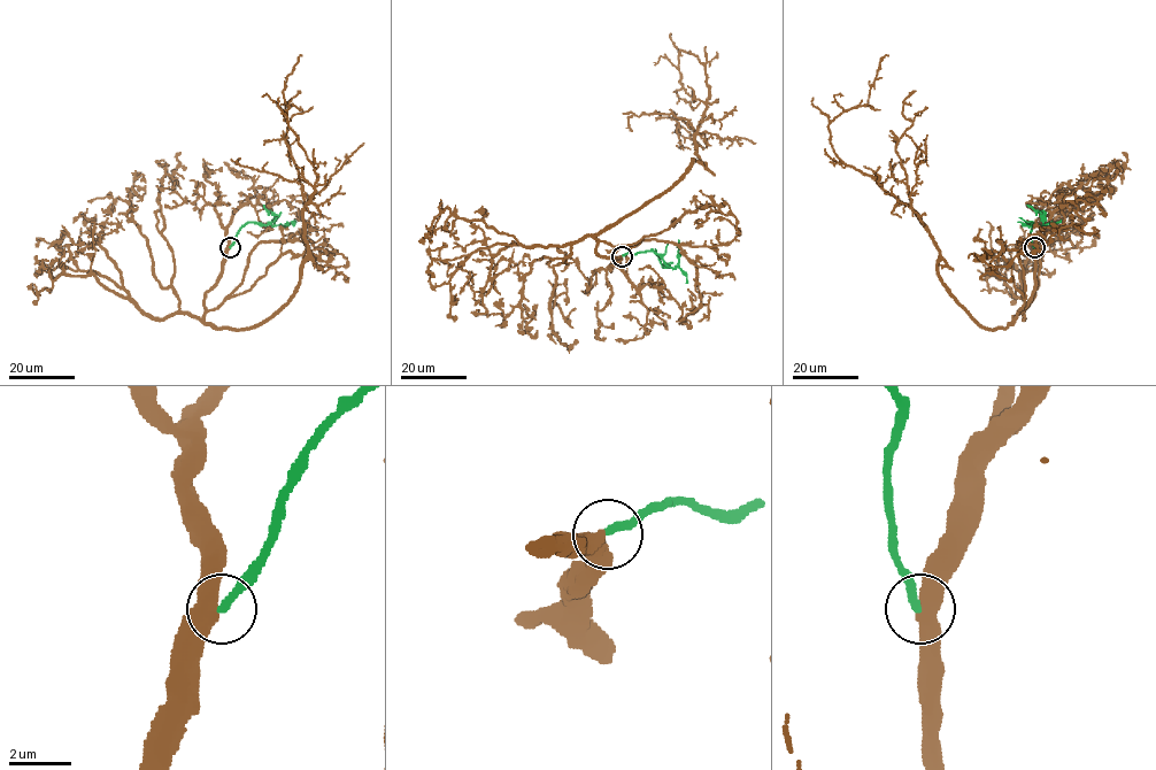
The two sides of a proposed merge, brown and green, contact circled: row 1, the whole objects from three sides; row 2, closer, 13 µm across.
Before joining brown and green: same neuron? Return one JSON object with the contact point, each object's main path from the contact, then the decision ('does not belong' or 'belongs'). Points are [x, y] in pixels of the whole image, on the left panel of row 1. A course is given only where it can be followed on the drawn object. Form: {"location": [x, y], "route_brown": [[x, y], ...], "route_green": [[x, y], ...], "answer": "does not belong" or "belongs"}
{"location": [230, 247], "route_brown": [[229, 248], [205, 321], [254, 328], [288, 300], [307, 255], [303, 210], [316, 175], [283, 92], [301, 55]], "route_green": [[229, 247], [237, 232], [248, 222], [285, 226], [286, 222]], "answer": "belongs"}

